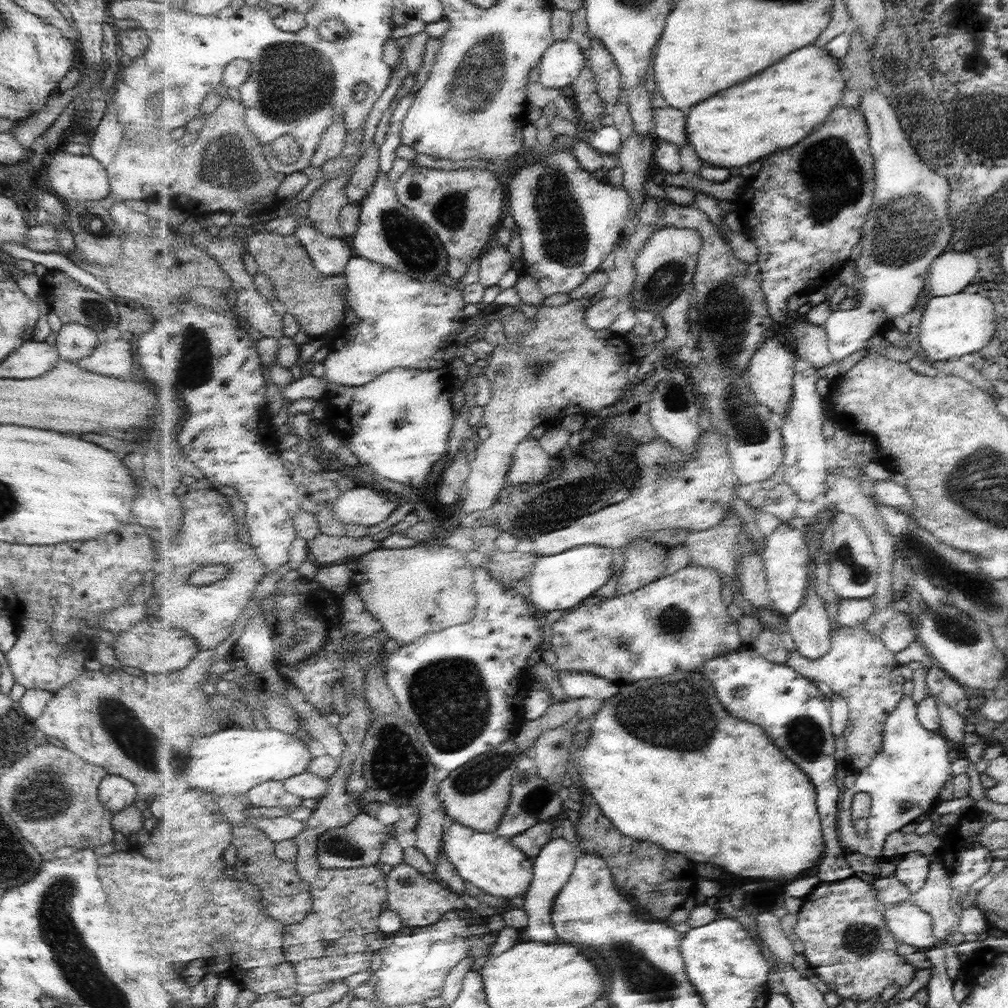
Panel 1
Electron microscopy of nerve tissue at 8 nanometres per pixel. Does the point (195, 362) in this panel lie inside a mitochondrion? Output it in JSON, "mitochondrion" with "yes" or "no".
{"mitochondrion":"yes"}

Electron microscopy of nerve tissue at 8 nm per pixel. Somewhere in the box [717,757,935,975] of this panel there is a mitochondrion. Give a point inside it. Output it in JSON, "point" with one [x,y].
{"point":[859,939]}

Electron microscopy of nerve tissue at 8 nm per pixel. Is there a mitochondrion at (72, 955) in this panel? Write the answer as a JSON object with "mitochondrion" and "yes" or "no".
{"mitochondrion":"yes"}

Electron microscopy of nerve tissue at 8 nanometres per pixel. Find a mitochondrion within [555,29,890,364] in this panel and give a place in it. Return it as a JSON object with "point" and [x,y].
{"point":[843,182]}

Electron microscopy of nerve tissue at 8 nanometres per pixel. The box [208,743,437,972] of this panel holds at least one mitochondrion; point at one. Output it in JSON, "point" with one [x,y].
{"point":[337,845]}

